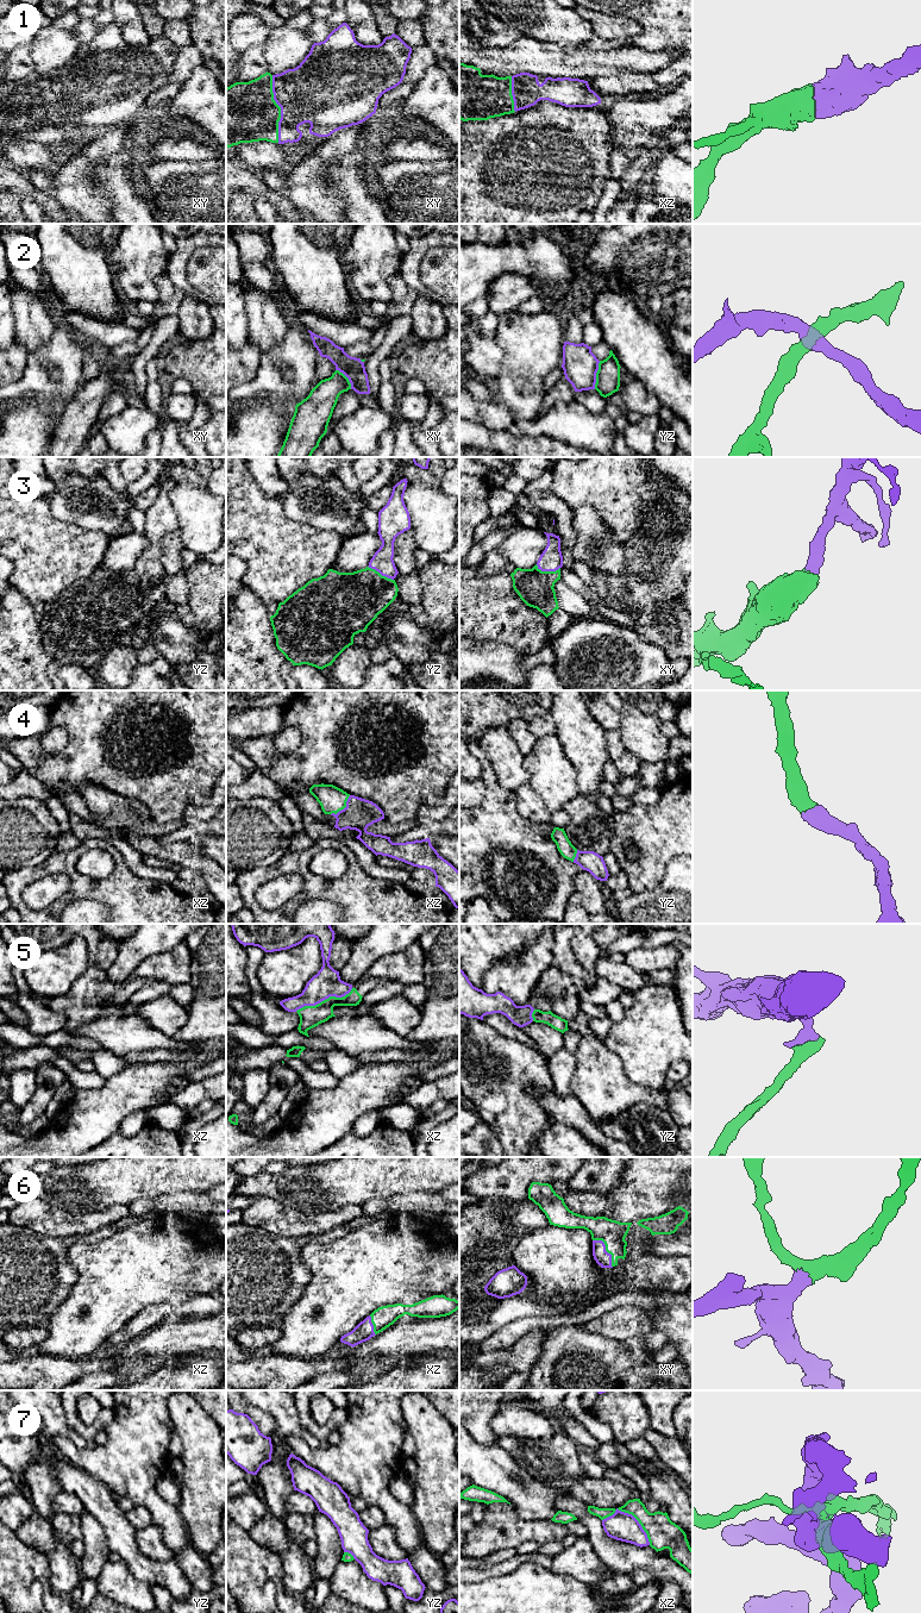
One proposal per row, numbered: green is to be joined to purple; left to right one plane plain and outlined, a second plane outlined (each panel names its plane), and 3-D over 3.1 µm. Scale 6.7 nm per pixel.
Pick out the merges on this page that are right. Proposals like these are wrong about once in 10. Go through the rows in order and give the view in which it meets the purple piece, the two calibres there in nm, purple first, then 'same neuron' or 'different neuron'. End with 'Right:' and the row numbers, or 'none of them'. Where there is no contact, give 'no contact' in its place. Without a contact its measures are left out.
1: xy | 420/420 nm | same neuron
2: yz | 240/160 nm | different neuron
3: xy | 160/240 nm | same neuron
4: xz | 200/180 nm | same neuron
5: xz | 180/140 nm | same neuron
6: xy | 100/170 nm | same neuron
7: xz | 190/200 nm | same neuron
Right: 1, 3, 4, 5, 6, 7

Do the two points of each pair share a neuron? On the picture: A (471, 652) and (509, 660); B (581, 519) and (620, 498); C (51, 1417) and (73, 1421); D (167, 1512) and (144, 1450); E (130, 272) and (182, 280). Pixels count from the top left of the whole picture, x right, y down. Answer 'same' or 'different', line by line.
A: same
B: different
C: different
D: same
E: different

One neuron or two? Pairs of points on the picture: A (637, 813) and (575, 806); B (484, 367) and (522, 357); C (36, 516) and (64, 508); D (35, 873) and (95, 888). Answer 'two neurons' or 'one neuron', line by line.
A: two neurons
B: two neurons
C: two neurons
D: one neuron

